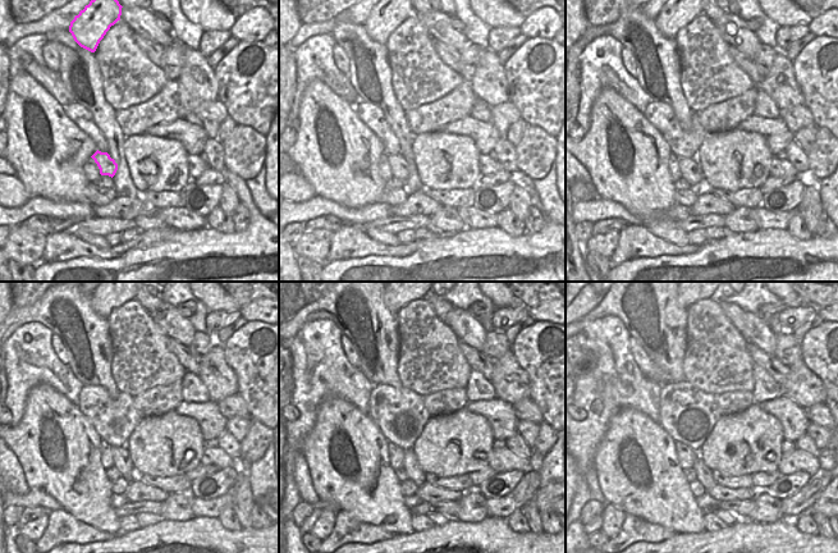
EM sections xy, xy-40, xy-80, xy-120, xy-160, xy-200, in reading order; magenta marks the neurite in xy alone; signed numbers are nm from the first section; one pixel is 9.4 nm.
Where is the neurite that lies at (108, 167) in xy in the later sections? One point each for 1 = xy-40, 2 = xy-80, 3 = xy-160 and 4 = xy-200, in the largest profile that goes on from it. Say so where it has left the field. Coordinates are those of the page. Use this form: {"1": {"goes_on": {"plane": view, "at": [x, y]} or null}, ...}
{"1": {"goes_on": {"plane": "xy-40", "at": [399, 167]}}, "2": {"goes_on": {"plane": "xy-80", "at": [691, 170]}}, "3": {"goes_on": {"plane": "xy-160", "at": [413, 471]}}, "4": {"goes_on": {"plane": "xy-200", "at": [704, 474]}}}

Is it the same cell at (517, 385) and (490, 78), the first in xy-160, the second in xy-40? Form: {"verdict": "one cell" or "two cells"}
{"verdict": "one cell"}

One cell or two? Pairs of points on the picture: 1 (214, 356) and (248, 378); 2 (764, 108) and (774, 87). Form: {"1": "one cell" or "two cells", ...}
{"1": "two cells", "2": "two cells"}

